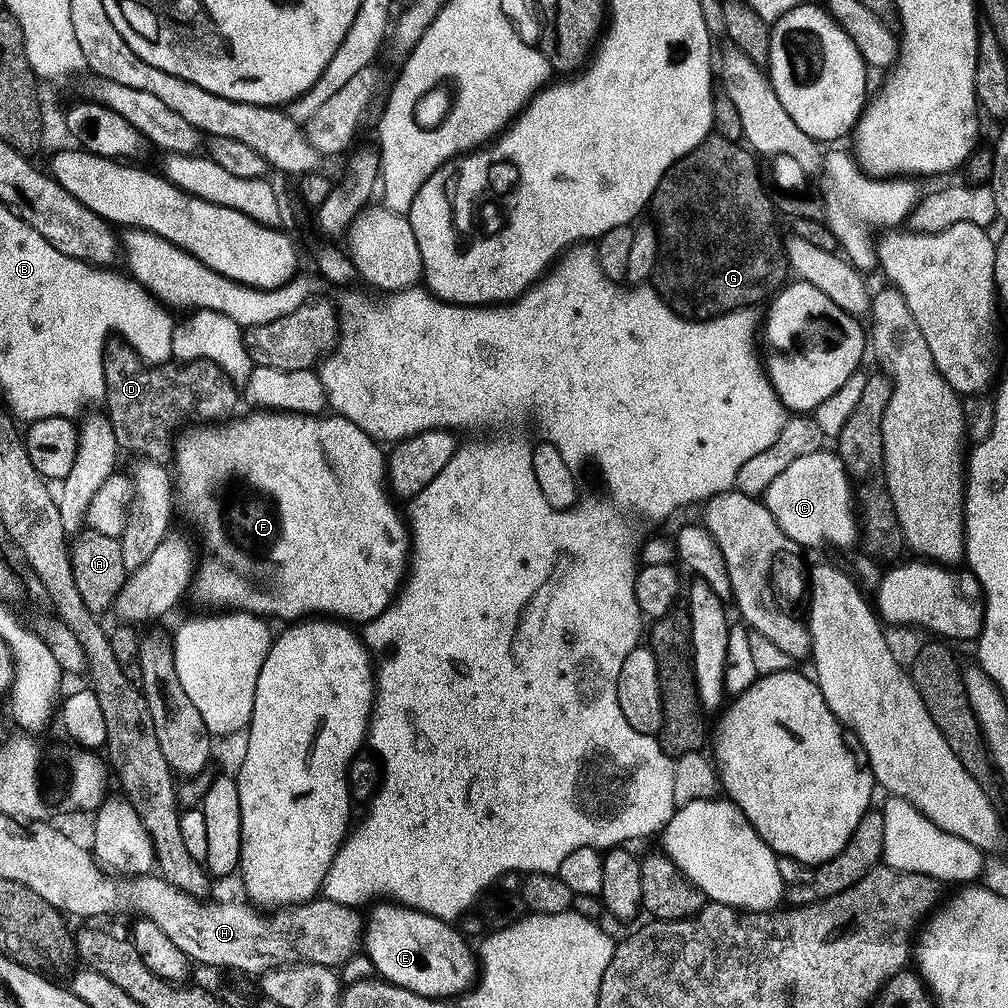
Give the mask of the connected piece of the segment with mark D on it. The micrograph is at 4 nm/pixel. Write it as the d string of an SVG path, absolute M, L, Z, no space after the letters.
M119 338L109 339L104 346L106 414L114 426L117 445L138 452L139 457L167 465L173 459L179 424L183 420L190 419L196 412L197 421L223 421L237 411L236 403L240 404L241 400L235 382L209 360L146 364Z

